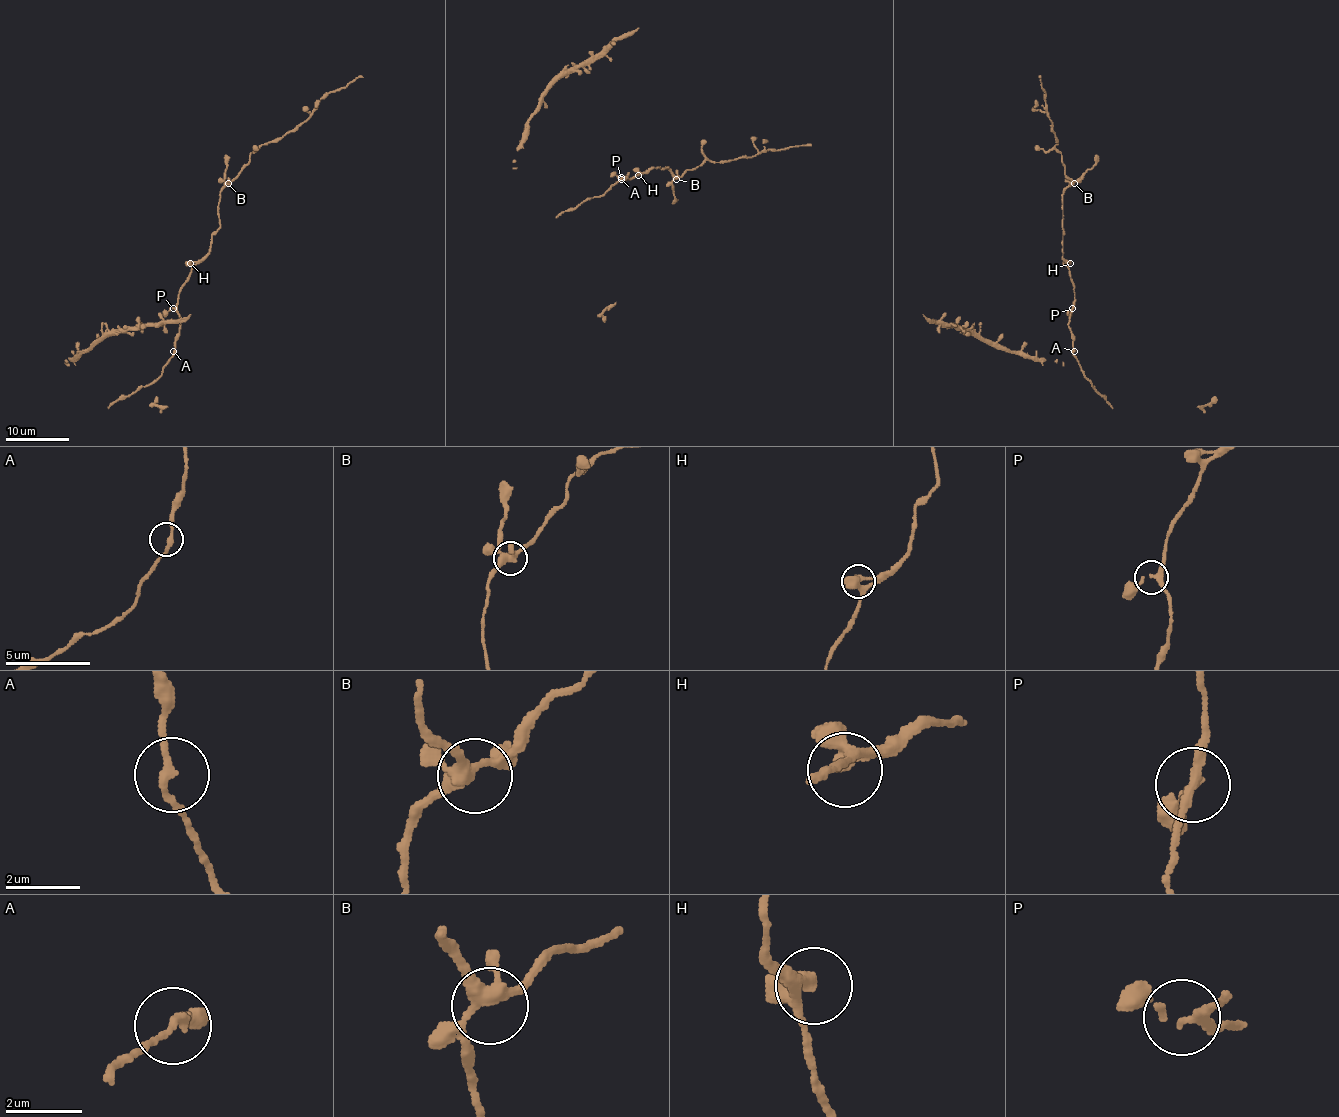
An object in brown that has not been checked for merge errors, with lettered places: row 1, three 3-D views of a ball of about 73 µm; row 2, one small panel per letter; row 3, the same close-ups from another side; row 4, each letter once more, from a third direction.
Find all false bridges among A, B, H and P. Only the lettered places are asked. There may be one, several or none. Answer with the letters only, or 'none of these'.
none of these

